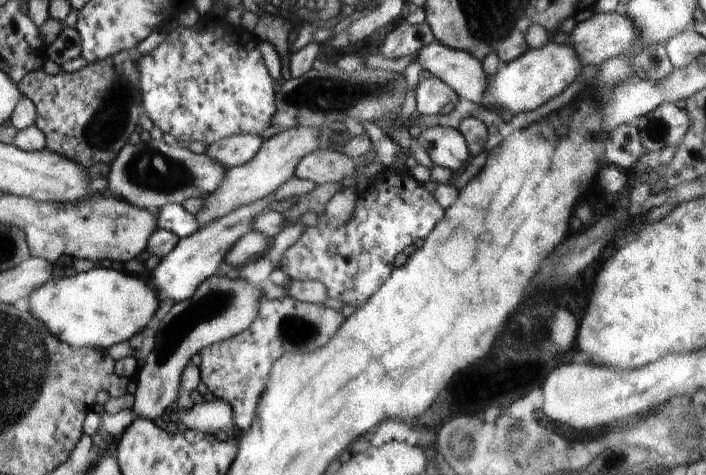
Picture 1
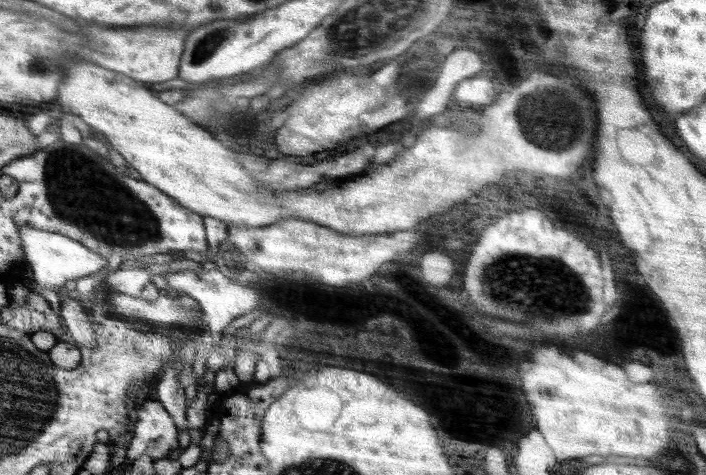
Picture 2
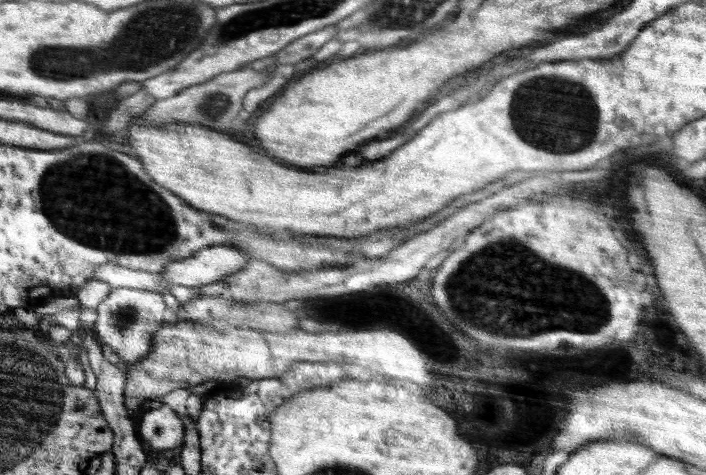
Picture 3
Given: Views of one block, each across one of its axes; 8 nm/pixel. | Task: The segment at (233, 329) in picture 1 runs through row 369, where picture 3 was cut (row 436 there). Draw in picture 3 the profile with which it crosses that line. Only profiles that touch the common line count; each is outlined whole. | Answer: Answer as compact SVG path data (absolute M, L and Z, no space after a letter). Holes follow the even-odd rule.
M166 404L143 413L137 424L138 436L151 450L164 452L183 447L184 423Z

